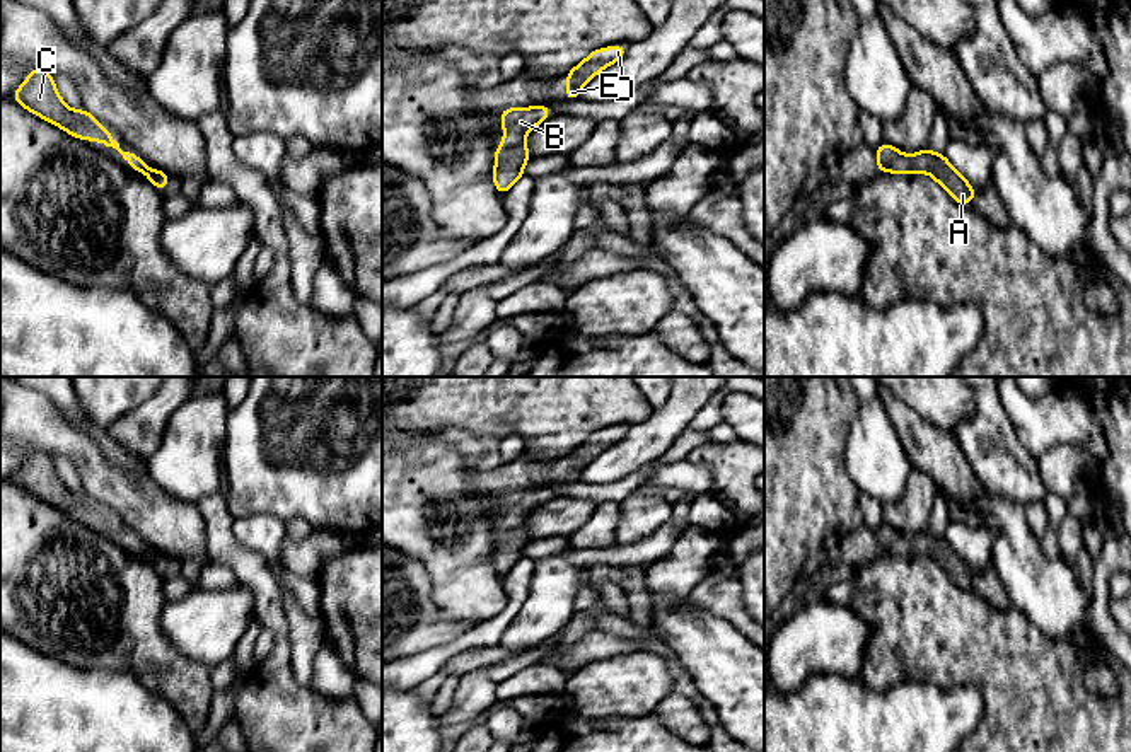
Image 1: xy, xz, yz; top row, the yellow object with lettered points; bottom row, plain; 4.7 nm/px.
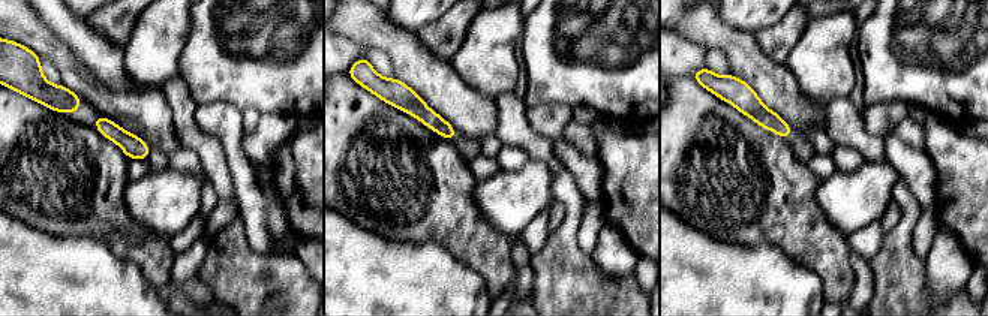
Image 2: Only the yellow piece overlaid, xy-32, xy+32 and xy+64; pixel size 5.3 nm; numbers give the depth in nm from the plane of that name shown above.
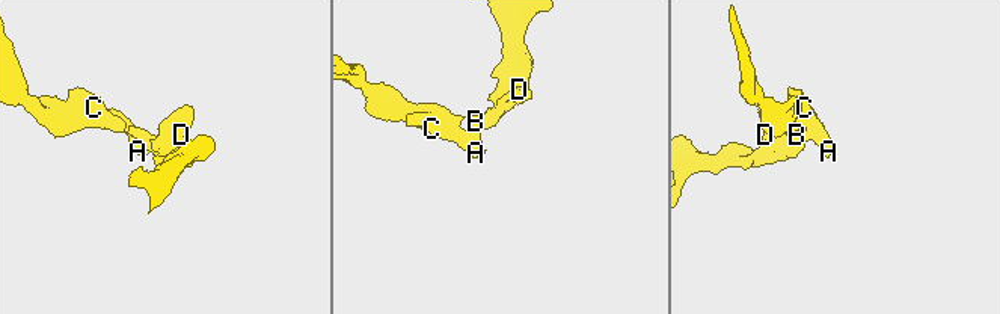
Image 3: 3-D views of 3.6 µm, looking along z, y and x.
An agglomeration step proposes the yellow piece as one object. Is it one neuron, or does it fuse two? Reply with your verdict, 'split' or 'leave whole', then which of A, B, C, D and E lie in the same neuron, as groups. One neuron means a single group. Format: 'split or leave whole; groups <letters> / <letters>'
leave whole; groups A B C D E

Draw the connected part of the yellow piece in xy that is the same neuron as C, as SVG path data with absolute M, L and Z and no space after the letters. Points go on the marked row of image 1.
M34 67L10 99L80 140L102 142L106 147L116 148L128 165L136 172L145 174L159 191L167 188L171 174L159 169L148 171L148 164L138 155L123 152L111 133L85 109L68 109L65 101L56 92L53 75L48 72Z

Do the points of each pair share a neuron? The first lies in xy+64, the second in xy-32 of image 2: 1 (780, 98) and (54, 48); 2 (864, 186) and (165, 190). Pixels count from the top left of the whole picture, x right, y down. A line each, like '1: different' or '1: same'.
1: same
2: same

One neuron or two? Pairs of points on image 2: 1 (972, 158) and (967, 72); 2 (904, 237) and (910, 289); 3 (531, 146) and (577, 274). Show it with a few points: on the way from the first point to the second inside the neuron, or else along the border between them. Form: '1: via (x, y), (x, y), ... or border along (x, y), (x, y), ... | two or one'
1: border along (930, 111), (951, 119), (958, 126) | two
2: via (904, 250), (904, 276) | one
3: via (559, 174), (564, 192), (570, 198), (568, 241) | one

